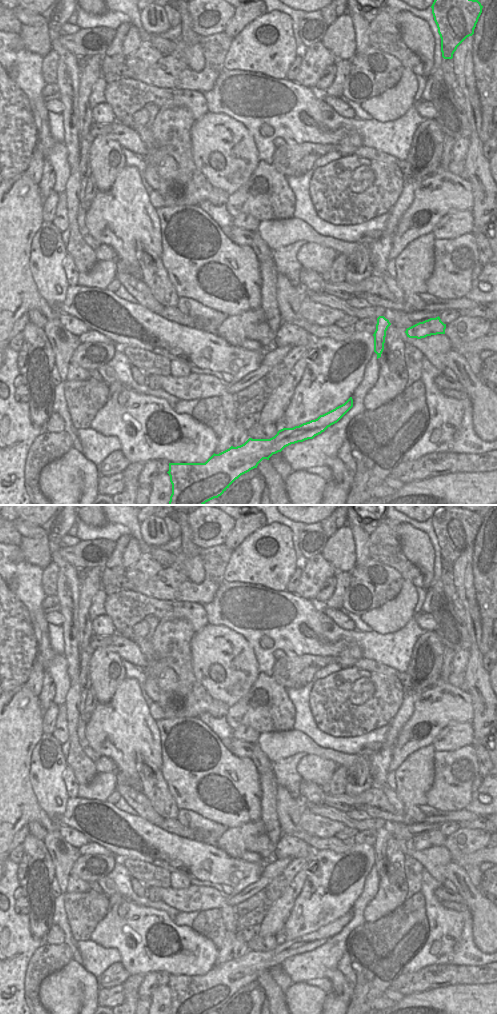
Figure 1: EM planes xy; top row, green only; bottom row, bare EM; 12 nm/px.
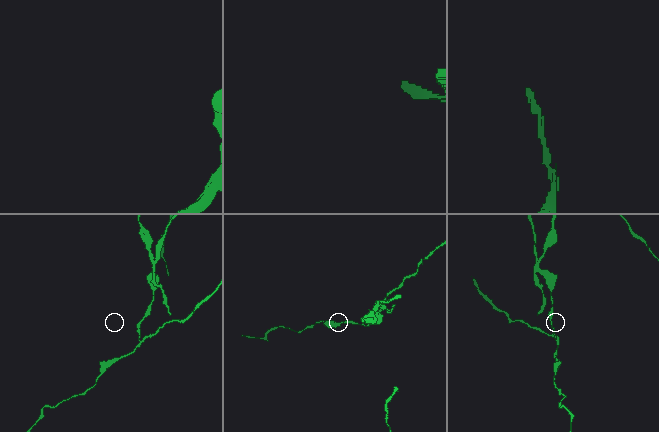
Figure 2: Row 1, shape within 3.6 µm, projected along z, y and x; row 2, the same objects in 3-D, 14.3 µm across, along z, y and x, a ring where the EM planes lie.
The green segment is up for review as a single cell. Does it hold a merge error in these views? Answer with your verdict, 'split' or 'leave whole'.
split

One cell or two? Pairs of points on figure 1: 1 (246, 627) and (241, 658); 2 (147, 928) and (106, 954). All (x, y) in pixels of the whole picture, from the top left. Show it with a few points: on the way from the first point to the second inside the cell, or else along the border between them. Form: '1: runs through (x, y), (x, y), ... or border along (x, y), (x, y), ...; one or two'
1: border along (223, 626), (239, 633), (248, 642), (256, 657); two
2: border along (93, 941), (104, 947), (114, 947), (121, 961); two

